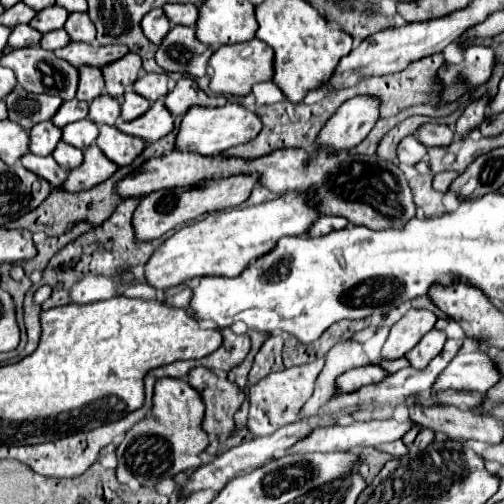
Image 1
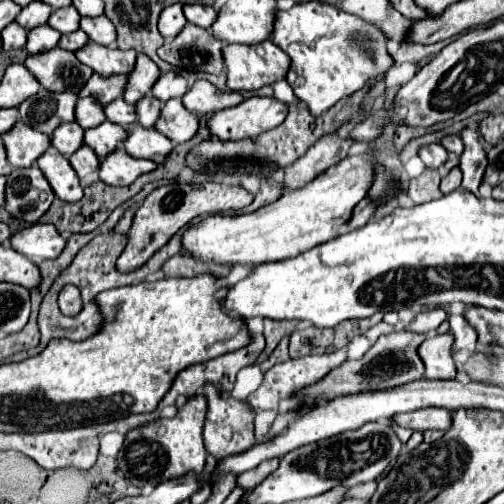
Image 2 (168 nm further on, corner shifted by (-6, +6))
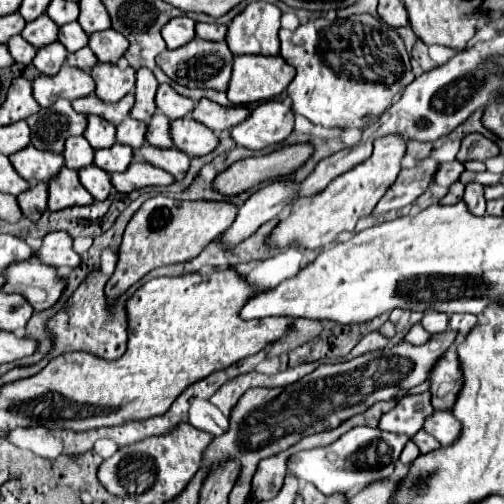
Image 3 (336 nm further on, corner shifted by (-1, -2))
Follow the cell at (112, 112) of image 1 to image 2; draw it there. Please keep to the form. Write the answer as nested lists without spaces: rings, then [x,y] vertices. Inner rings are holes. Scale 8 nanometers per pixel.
[[[122,98],[118,100],[112,100],[110,104],[104,106],[104,114],[110,122],[114,124],[120,124],[120,126],[126,126],[126,124],[132,124],[136,122],[136,112],[134,112],[134,106],[124,102]]]

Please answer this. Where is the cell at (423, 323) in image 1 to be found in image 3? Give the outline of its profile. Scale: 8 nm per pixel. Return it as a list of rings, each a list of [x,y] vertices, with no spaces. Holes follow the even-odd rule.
[[[429,312],[423,316],[421,320],[423,328],[429,332],[429,334],[441,334],[447,330],[449,326],[449,316],[443,314],[443,312]]]

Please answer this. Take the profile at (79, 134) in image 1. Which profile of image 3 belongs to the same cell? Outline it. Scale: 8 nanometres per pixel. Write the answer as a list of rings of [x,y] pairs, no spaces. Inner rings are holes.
[[[113,144],[113,148],[95,152],[95,166],[113,174],[125,172],[133,160],[133,148],[125,148],[123,144]]]

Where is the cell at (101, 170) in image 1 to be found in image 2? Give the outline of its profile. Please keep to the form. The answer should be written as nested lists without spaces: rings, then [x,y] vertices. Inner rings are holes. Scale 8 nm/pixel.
[[[116,148],[100,162],[100,180],[110,186],[128,186],[138,176],[152,172],[156,164],[152,160],[138,160],[126,154],[124,148]]]

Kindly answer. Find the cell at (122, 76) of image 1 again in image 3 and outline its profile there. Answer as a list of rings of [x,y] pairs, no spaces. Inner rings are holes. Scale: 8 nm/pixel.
[[[141,68],[137,70],[137,84],[135,84],[135,106],[131,112],[131,118],[135,120],[151,120],[151,116],[155,114],[157,106],[155,106],[155,92],[157,92],[157,80],[155,76],[147,70]]]

